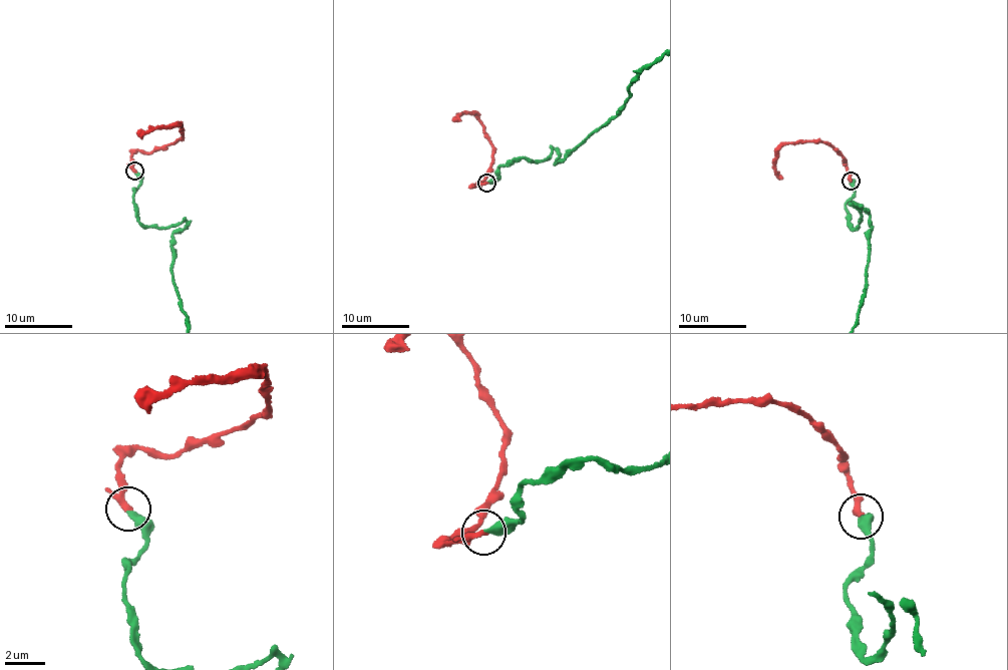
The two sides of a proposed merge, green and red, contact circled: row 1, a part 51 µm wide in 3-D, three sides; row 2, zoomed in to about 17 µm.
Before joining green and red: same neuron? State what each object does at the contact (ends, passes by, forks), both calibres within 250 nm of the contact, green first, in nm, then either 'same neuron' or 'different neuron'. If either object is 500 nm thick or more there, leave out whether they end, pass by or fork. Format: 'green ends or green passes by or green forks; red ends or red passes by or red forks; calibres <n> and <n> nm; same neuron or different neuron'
green ends; red passes by; calibres 320 and 240 nm; same neuron

